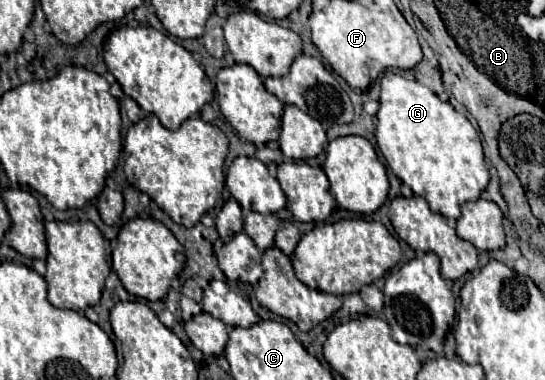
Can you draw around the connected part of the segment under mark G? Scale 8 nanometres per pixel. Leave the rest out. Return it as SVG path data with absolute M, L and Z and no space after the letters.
M393 71L381 79L381 99L377 113L377 147L387 165L417 197L425 197L431 211L457 219L461 205L477 201L489 183L489 169L483 159L481 137L463 113L441 101L431 89L409 81Z

